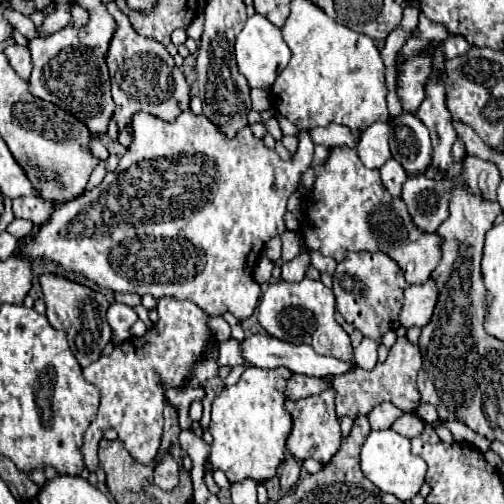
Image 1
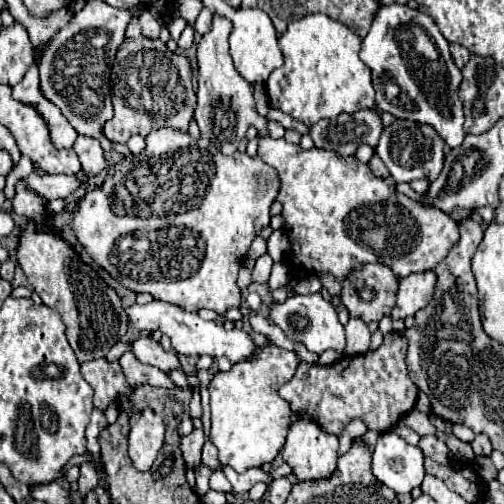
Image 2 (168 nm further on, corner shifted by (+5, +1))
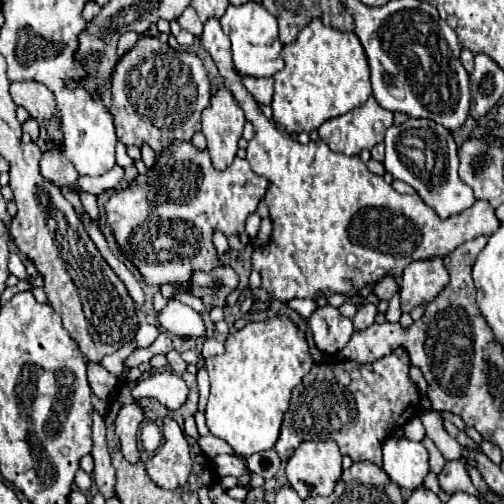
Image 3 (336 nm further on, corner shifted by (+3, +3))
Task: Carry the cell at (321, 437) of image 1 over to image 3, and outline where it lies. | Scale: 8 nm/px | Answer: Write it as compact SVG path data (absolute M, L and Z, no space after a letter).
M307 441L287 461L287 477L301 499L329 495L341 477L341 453L335 441Z

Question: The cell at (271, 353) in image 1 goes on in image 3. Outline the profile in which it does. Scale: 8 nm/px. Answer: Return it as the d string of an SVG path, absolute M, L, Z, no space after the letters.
M171 299L163 311L157 313L157 321L173 335L179 337L203 337L205 323L197 311Z

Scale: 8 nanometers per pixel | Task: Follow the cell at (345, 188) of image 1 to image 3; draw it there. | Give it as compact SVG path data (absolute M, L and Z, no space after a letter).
M209 19L205 23L201 43L213 57L221 77L229 81L229 91L233 93L233 97L237 97L237 103L241 105L245 119L251 121L255 127L255 137L249 141L247 147L247 161L257 175L263 175L269 181L265 201L269 205L273 231L267 245L253 247L251 267L253 271L259 271L261 289L265 289L273 299L291 301L303 297L317 301L319 297L327 299L333 293L345 293L345 295L357 293L365 285L377 283L381 277L387 275L399 277L411 261L445 257L465 241L471 241L479 235L493 235L499 229L501 221L495 215L495 207L491 207L487 201L475 201L475 205L469 207L467 211L441 221L437 213L433 213L433 209L429 209L417 193L413 195L397 193L391 185L383 181L383 177L369 173L359 157L333 153L321 139L301 145L287 133L279 131L265 115L259 113L255 99L247 93L239 73L231 65L233 61L231 61L229 37L221 31L217 19Z

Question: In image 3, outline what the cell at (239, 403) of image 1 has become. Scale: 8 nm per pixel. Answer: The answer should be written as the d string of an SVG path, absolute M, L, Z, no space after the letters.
M287 315L251 321L243 329L229 333L225 353L205 359L211 383L205 419L211 435L227 441L245 459L271 449L279 437L283 415L289 409L291 389L301 383L313 365L305 331Z

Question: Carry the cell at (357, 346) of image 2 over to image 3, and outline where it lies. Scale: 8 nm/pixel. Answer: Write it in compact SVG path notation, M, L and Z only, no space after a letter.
M373 303L361 305L359 311L357 311L357 315L353 317L355 329L357 329L357 331L359 331L359 329L367 329L367 327L375 321L375 315L377 315L377 307L375 307Z

